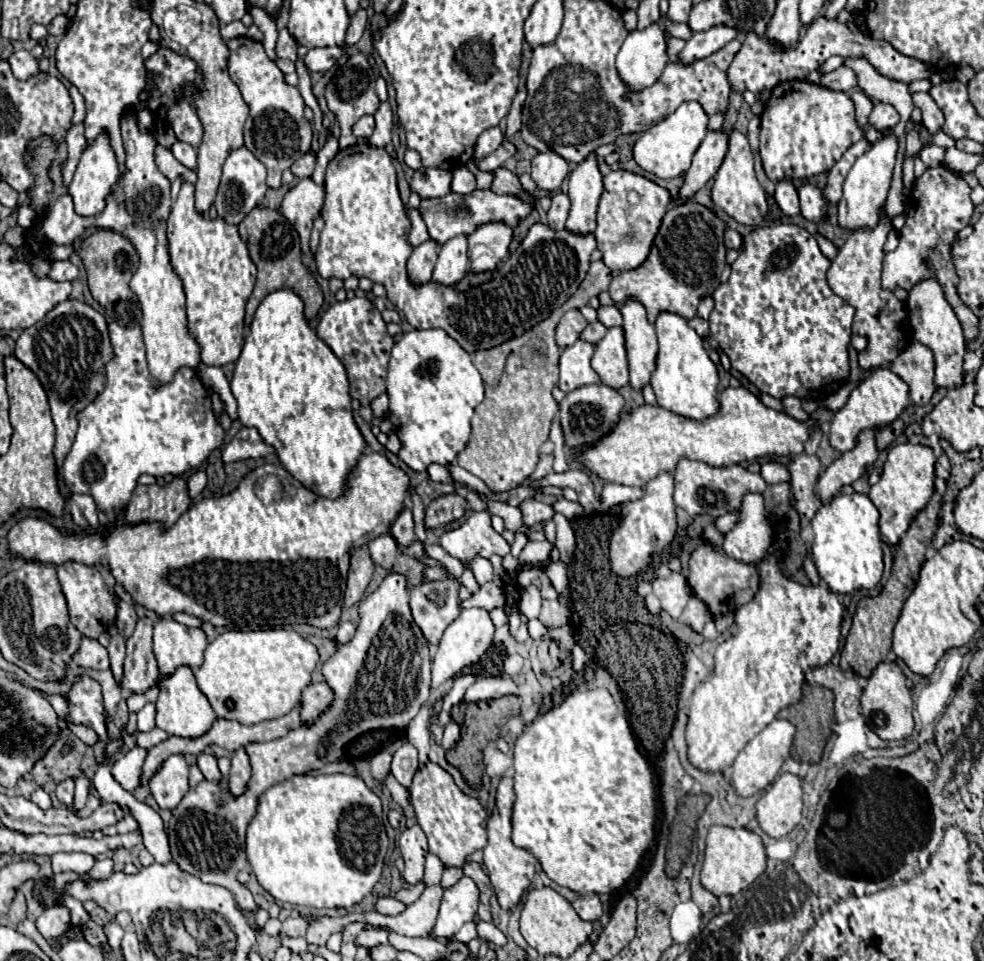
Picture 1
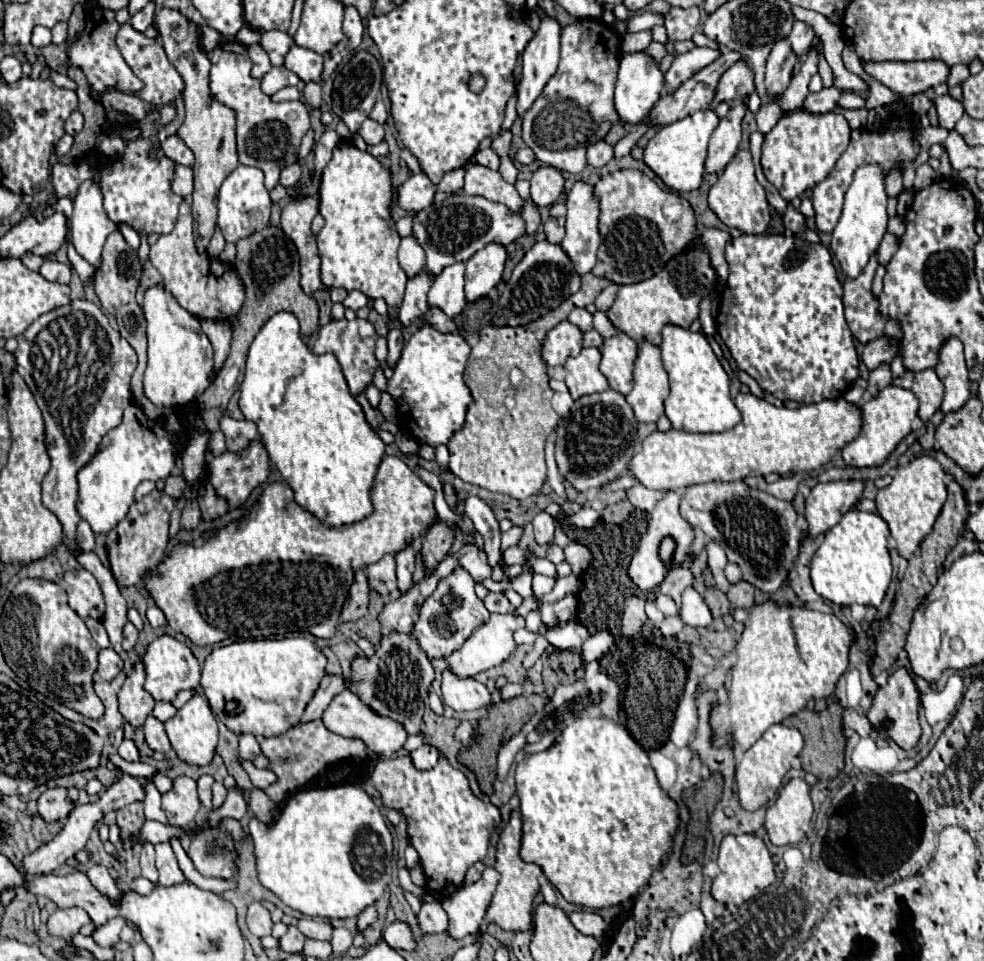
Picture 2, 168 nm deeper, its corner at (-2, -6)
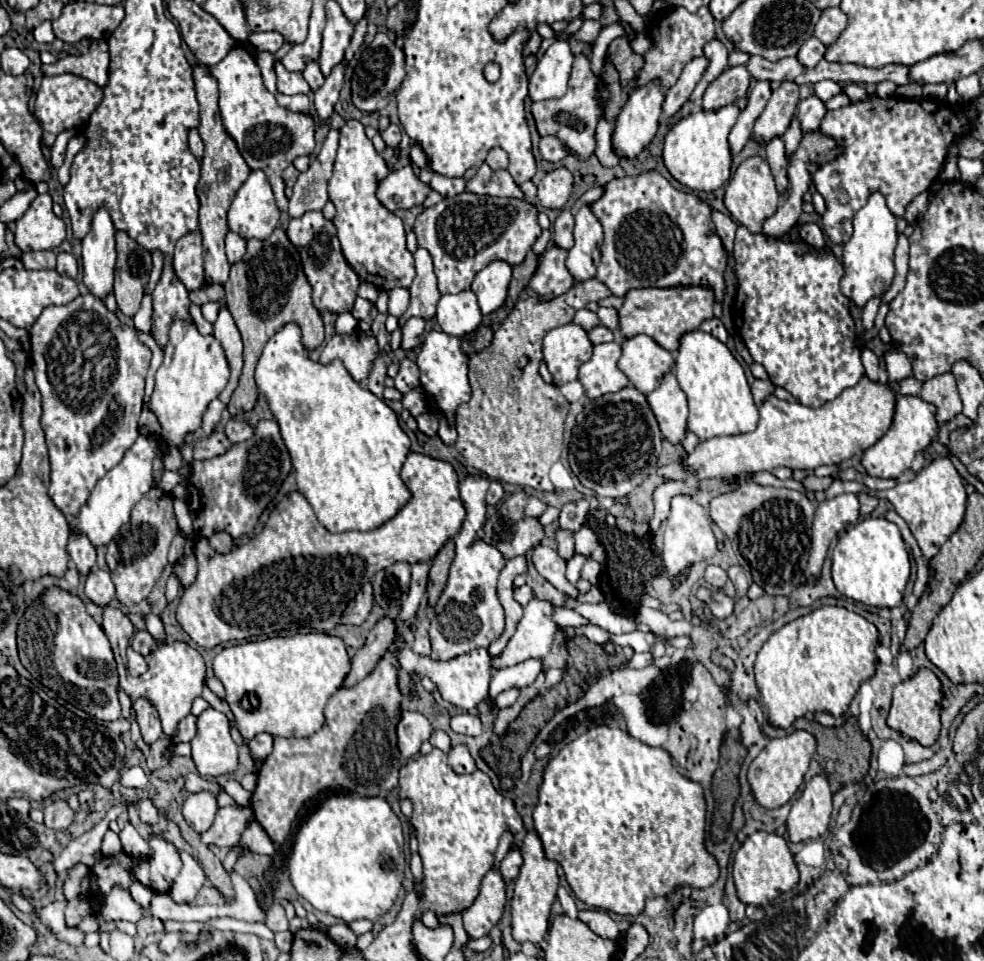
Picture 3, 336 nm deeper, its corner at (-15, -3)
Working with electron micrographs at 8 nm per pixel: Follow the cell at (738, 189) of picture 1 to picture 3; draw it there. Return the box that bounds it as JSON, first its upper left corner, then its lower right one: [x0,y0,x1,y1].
[724,155,778,233]

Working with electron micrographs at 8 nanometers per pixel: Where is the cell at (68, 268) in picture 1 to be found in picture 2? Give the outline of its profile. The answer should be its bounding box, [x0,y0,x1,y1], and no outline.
[39,260,71,284]

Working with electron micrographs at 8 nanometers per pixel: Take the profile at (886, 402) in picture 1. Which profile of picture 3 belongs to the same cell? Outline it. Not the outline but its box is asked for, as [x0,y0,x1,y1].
[862,395,938,479]

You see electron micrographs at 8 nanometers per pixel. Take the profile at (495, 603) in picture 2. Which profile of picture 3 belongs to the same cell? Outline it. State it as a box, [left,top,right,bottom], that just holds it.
[513,584,535,606]

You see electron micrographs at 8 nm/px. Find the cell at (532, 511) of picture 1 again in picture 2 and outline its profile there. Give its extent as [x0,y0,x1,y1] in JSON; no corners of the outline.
[533,512,555,544]

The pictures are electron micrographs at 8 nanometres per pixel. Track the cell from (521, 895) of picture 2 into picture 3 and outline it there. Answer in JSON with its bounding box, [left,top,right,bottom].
[512,831,559,945]

